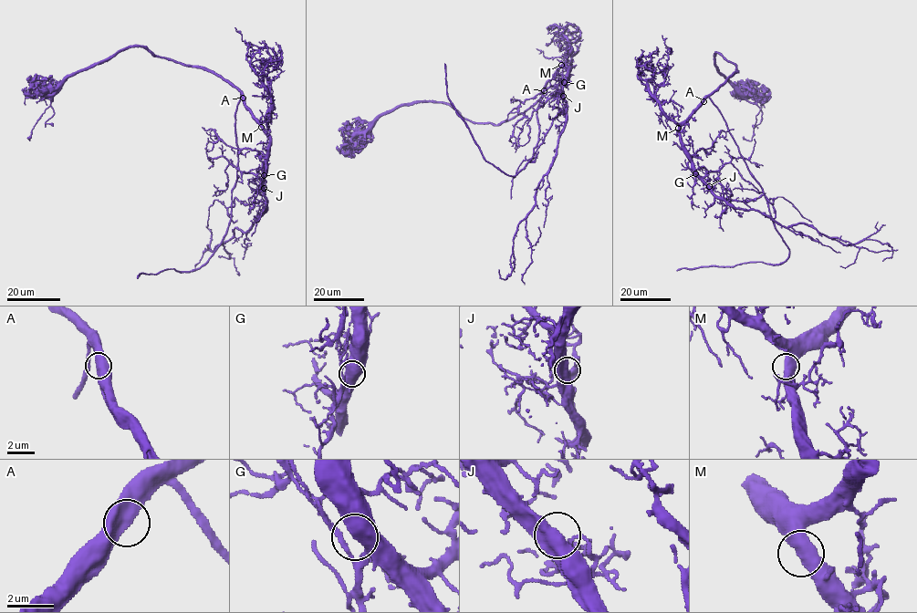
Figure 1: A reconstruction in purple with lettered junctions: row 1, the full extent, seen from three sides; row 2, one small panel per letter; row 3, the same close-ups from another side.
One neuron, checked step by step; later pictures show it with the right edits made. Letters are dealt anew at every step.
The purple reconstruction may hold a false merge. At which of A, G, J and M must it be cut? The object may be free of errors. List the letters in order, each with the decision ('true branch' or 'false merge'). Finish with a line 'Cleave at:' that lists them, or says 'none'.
A: true branch
G: true branch
J: true branch
M: true branch
Cleave at: none

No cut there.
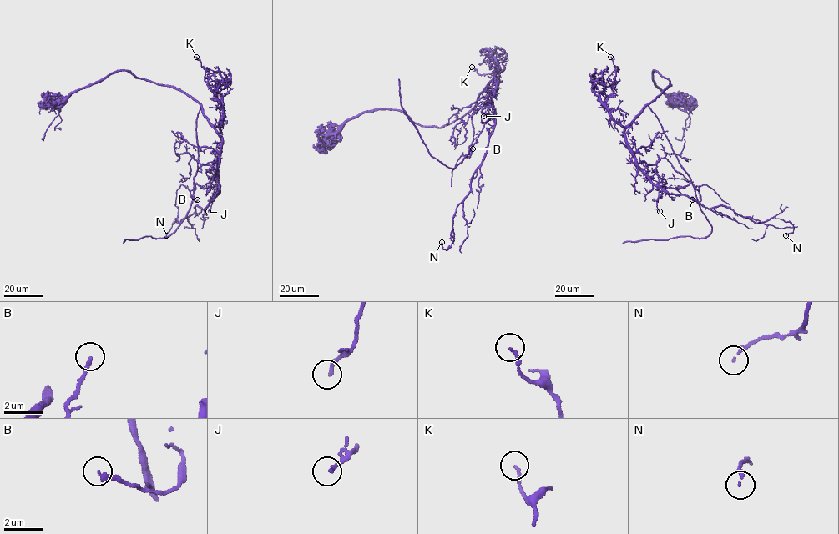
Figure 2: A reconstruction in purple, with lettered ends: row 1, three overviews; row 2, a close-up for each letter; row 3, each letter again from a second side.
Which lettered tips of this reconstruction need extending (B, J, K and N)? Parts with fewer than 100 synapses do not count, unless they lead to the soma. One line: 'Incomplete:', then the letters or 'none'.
Incomplete: none

